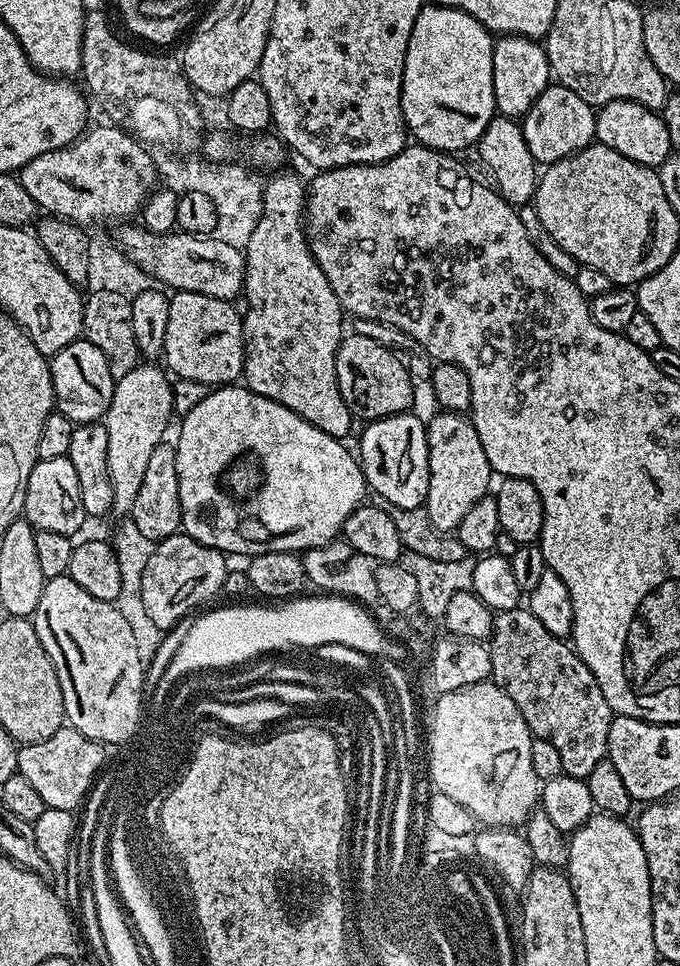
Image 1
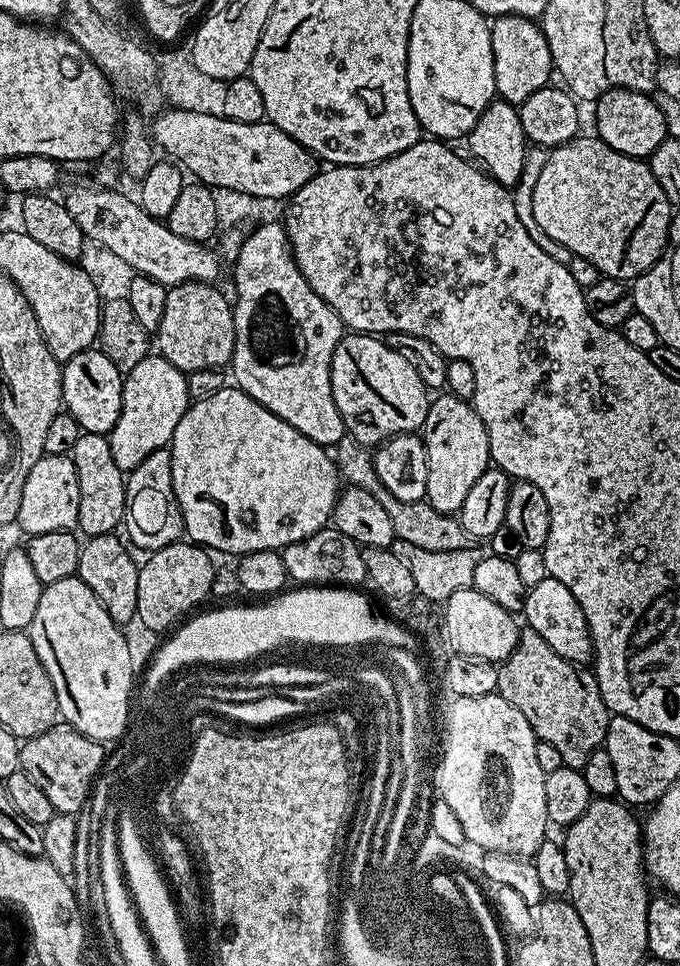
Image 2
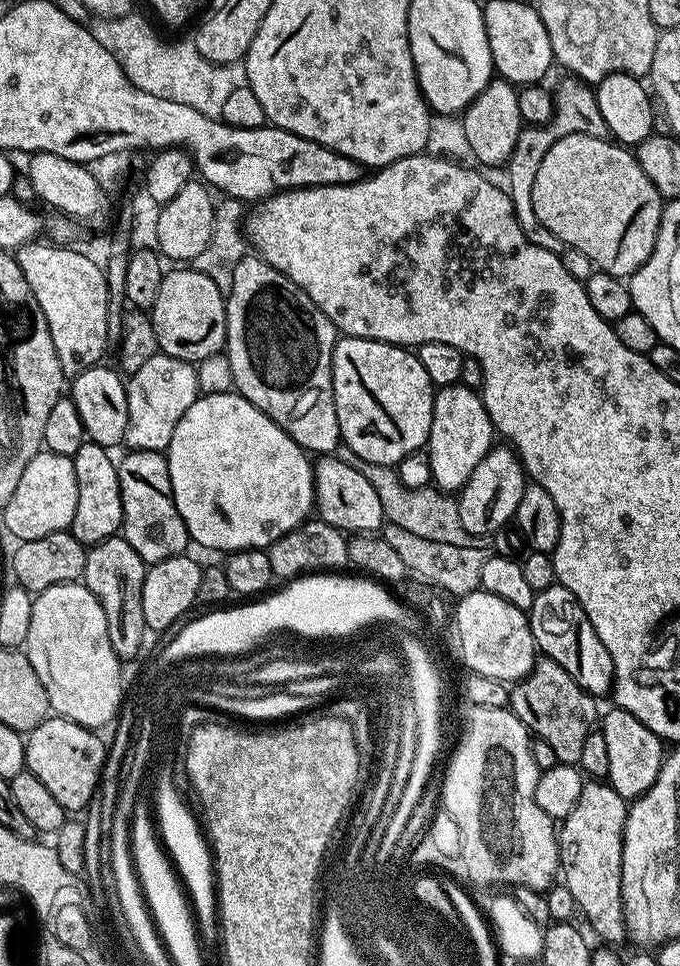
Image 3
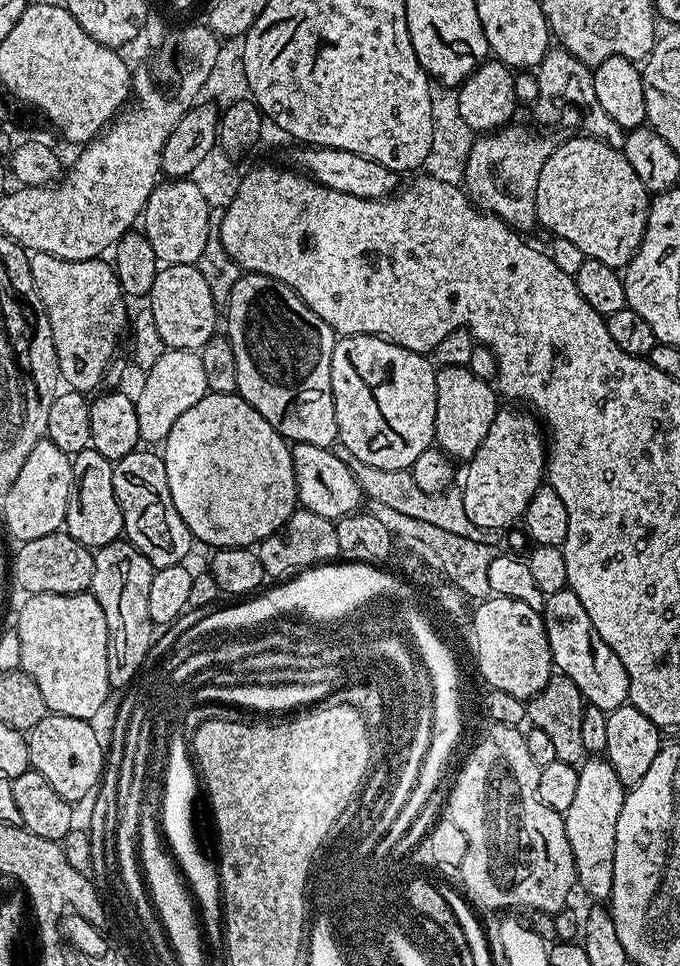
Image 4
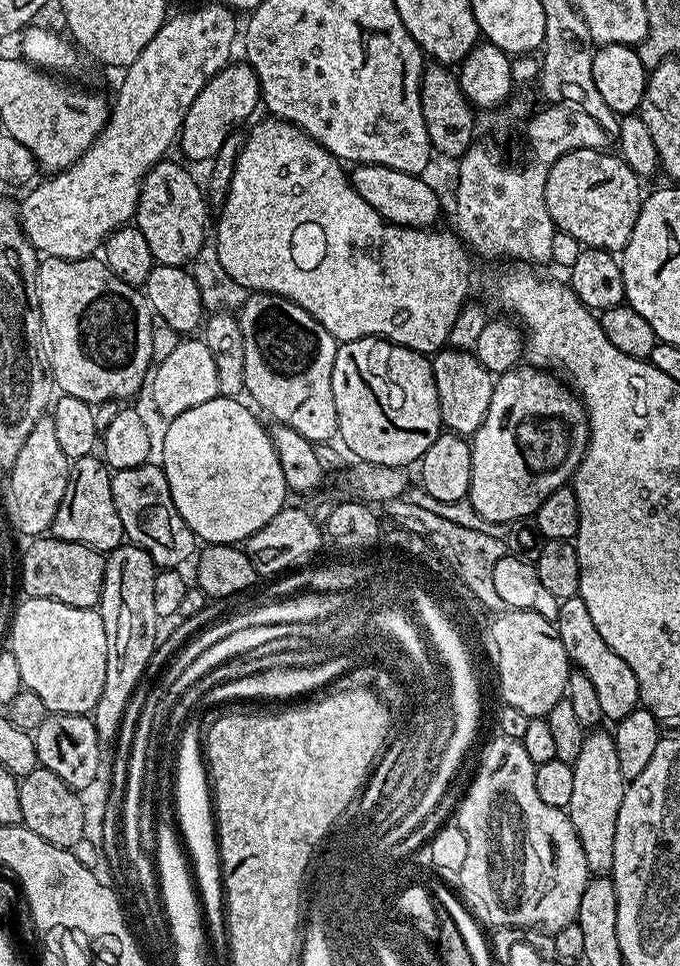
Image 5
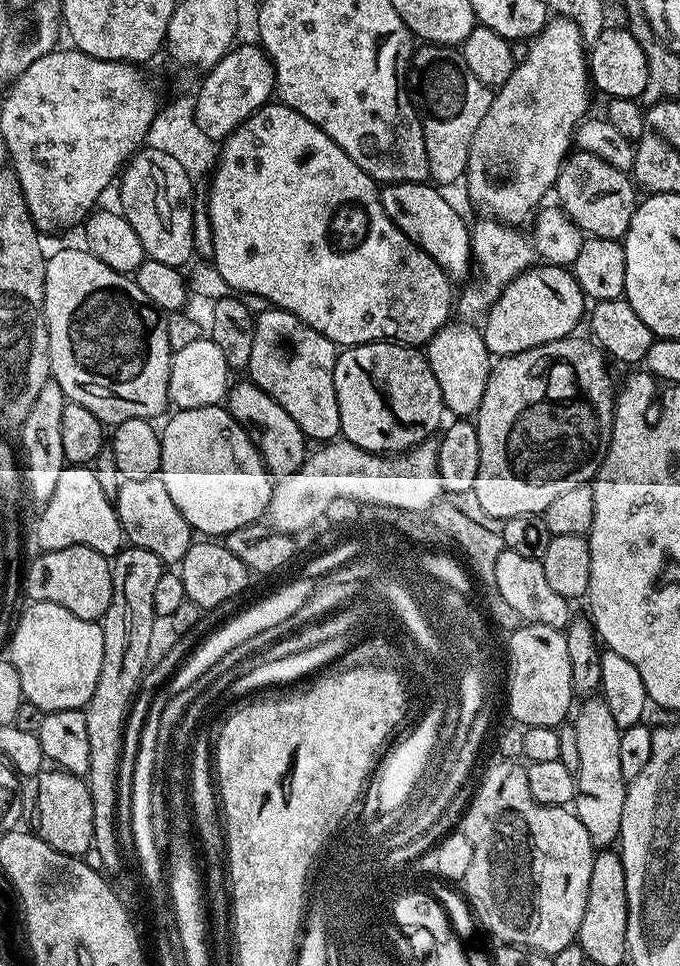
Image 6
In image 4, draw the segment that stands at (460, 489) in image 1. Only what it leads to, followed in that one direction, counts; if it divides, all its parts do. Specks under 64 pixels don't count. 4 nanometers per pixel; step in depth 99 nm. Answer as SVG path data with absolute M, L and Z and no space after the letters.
M448 366L436 374L436 427L435 443L456 462L467 462L482 446L490 422L498 411L498 392L489 381L478 378L469 368Z

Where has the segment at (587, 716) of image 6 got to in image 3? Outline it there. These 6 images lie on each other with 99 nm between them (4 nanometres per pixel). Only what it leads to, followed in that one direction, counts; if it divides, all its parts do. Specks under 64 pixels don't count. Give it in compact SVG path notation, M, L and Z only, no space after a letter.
M589 779L582 786L582 798L578 798L574 810L570 810L570 814L566 814L566 818L558 824L562 883L568 887L570 894L574 894L579 915L588 919L589 926L608 946L620 946L626 940L622 902L622 846L629 807L629 801L623 800L611 784Z

